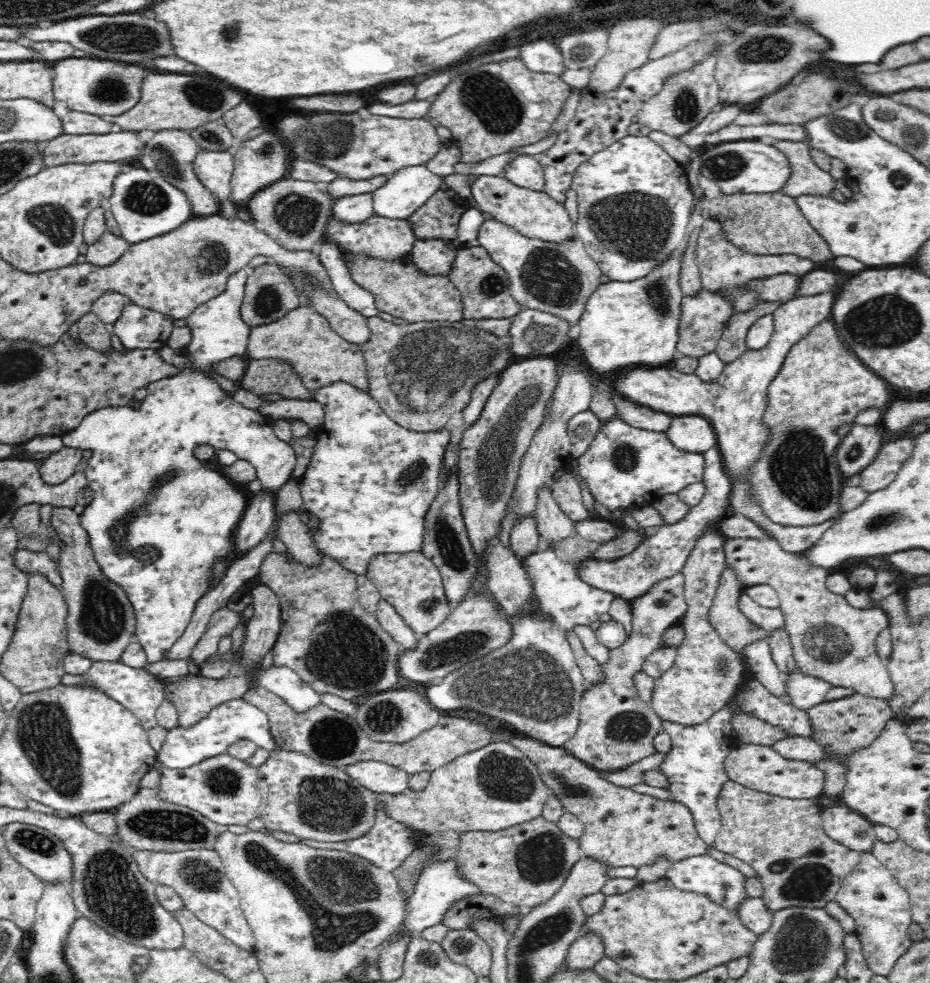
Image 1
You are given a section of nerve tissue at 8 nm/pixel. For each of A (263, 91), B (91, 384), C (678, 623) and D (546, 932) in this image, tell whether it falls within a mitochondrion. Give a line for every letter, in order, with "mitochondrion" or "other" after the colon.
A: other
B: other
C: other
D: mitochondrion

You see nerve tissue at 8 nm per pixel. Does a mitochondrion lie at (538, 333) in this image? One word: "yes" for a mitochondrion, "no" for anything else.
yes

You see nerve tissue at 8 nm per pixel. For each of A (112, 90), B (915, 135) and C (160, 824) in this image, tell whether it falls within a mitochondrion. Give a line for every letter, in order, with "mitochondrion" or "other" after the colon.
A: mitochondrion
B: mitochondrion
C: mitochondrion

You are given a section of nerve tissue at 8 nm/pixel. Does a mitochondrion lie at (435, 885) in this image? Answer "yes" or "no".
no

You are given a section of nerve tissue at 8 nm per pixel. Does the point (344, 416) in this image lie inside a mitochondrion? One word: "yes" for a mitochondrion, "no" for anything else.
no

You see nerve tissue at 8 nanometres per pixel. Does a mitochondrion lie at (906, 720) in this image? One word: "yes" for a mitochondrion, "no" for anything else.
no

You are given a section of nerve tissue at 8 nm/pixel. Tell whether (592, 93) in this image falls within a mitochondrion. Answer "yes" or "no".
no

